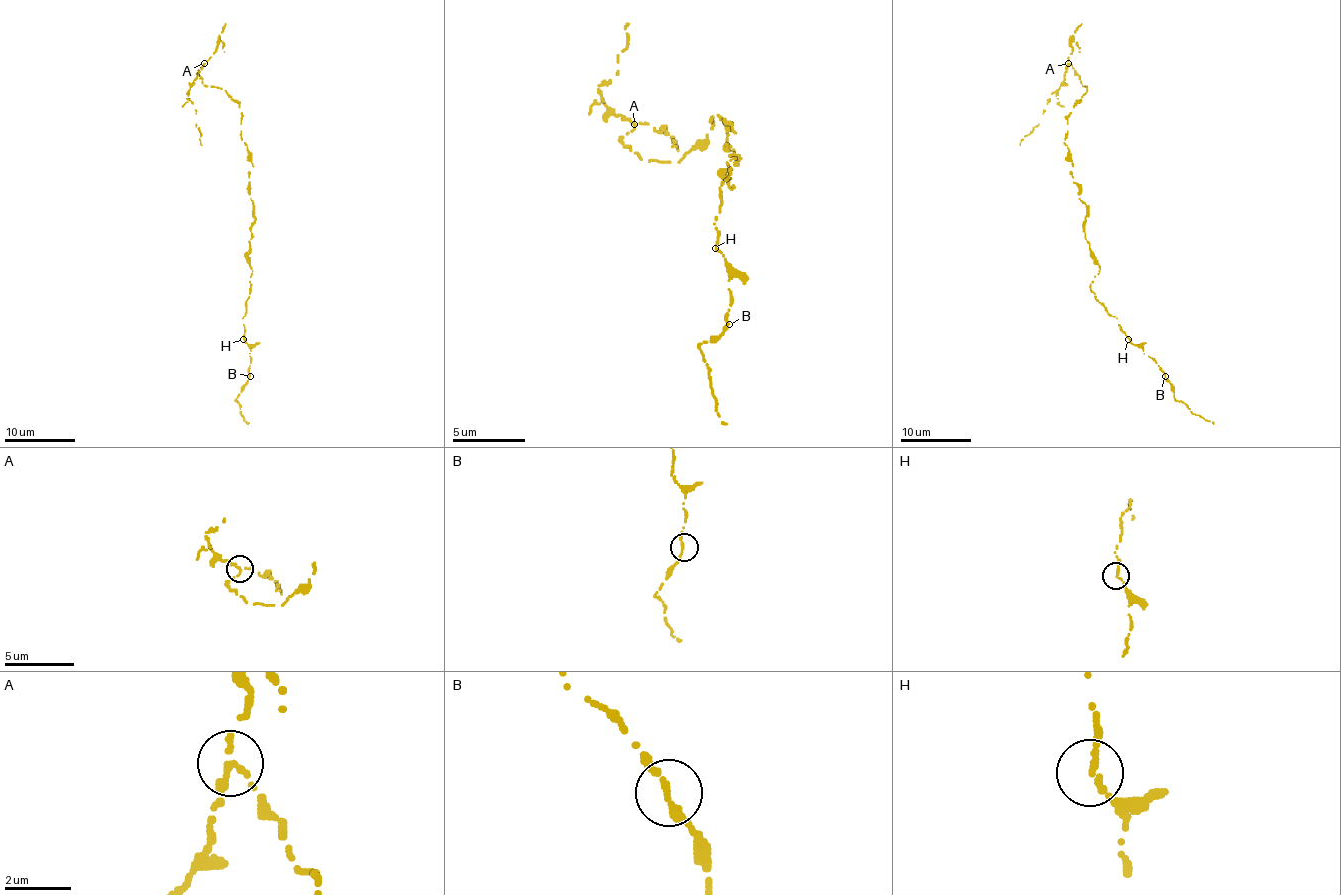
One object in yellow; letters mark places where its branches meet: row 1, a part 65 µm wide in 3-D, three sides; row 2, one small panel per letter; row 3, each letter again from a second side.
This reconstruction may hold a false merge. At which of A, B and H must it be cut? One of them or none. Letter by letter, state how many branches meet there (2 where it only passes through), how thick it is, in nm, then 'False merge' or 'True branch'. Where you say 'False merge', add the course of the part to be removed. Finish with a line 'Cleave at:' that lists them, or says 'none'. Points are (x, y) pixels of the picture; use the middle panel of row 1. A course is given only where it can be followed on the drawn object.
A: Branches: 2. Thickness 190 nm. False merge. Course of the part to remove: (635, 124), (613, 114), (599, 88), (617, 74), (617, 63), (628, 37), (628, 23)
B: Branches: 2. Thickness 190 nm. True branch
H: Branches: 2. Thickness 170 nm. True branch
Cleave at: A

